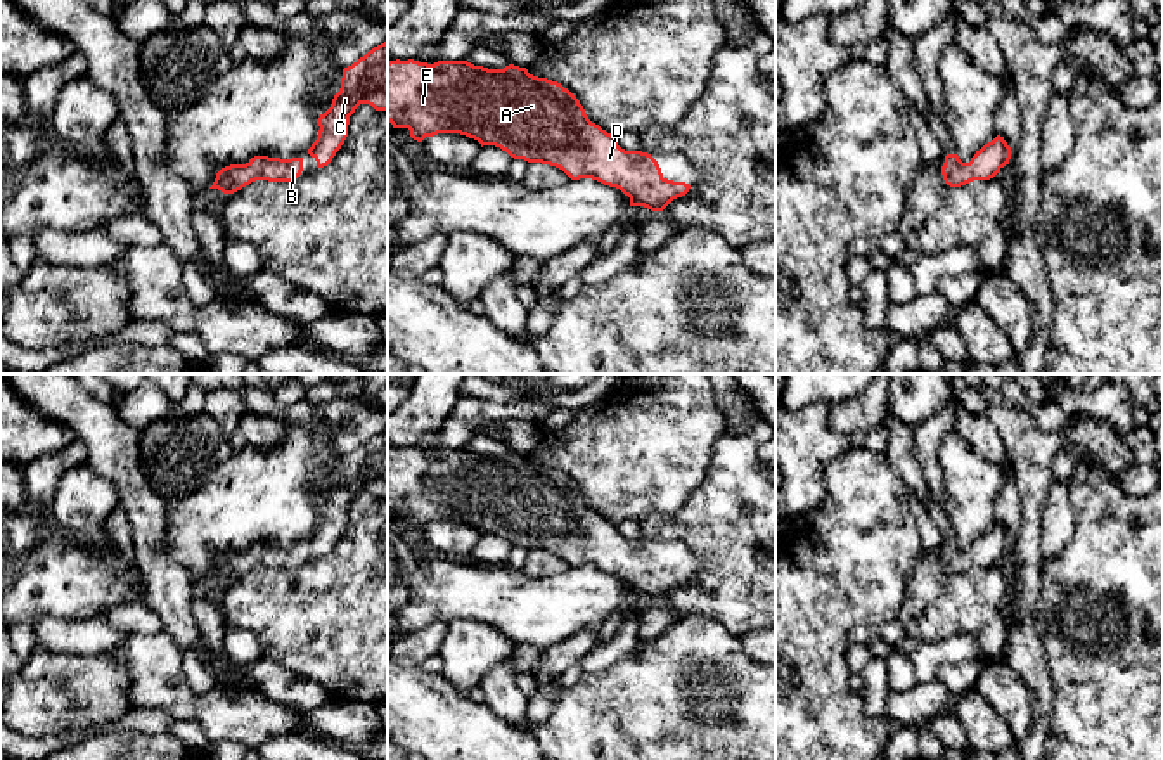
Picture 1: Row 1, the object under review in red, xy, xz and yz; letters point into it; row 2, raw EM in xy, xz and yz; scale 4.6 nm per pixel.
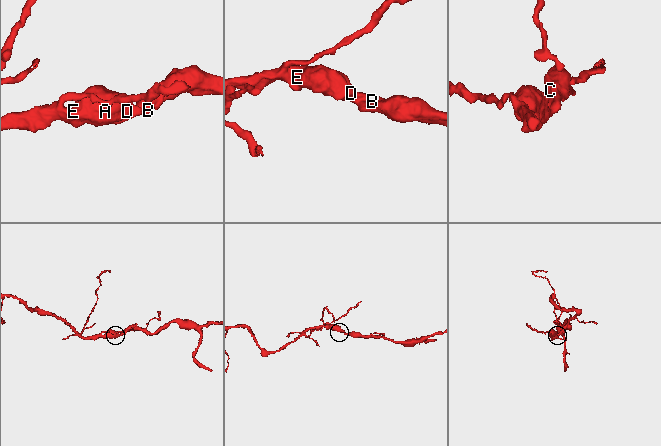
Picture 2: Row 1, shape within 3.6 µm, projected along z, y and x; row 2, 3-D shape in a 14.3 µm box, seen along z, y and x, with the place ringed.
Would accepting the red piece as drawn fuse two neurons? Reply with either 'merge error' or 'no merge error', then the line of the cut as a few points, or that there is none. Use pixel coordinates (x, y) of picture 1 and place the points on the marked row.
no merge error; no cut

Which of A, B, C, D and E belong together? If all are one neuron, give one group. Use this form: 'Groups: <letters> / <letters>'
Groups: A B C D E

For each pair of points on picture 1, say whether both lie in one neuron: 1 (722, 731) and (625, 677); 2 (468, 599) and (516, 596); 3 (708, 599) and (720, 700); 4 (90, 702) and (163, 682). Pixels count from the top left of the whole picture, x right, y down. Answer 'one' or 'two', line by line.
1: one
2: one
3: two
4: two

